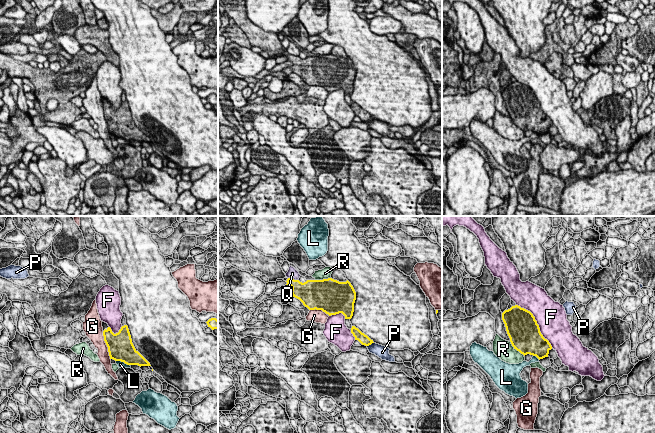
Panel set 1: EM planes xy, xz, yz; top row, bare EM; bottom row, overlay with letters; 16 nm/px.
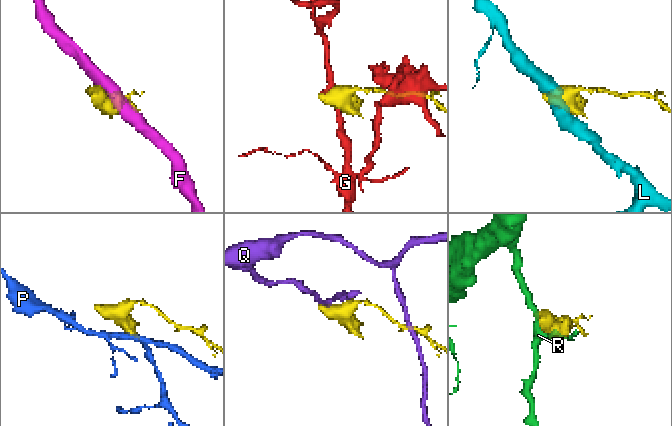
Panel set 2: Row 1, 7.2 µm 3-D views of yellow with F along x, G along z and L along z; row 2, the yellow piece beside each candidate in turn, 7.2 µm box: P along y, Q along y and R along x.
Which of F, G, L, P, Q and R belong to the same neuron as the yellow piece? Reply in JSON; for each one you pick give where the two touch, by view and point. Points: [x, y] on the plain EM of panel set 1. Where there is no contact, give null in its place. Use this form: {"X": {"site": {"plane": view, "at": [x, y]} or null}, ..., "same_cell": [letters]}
{"same_cell": []}

